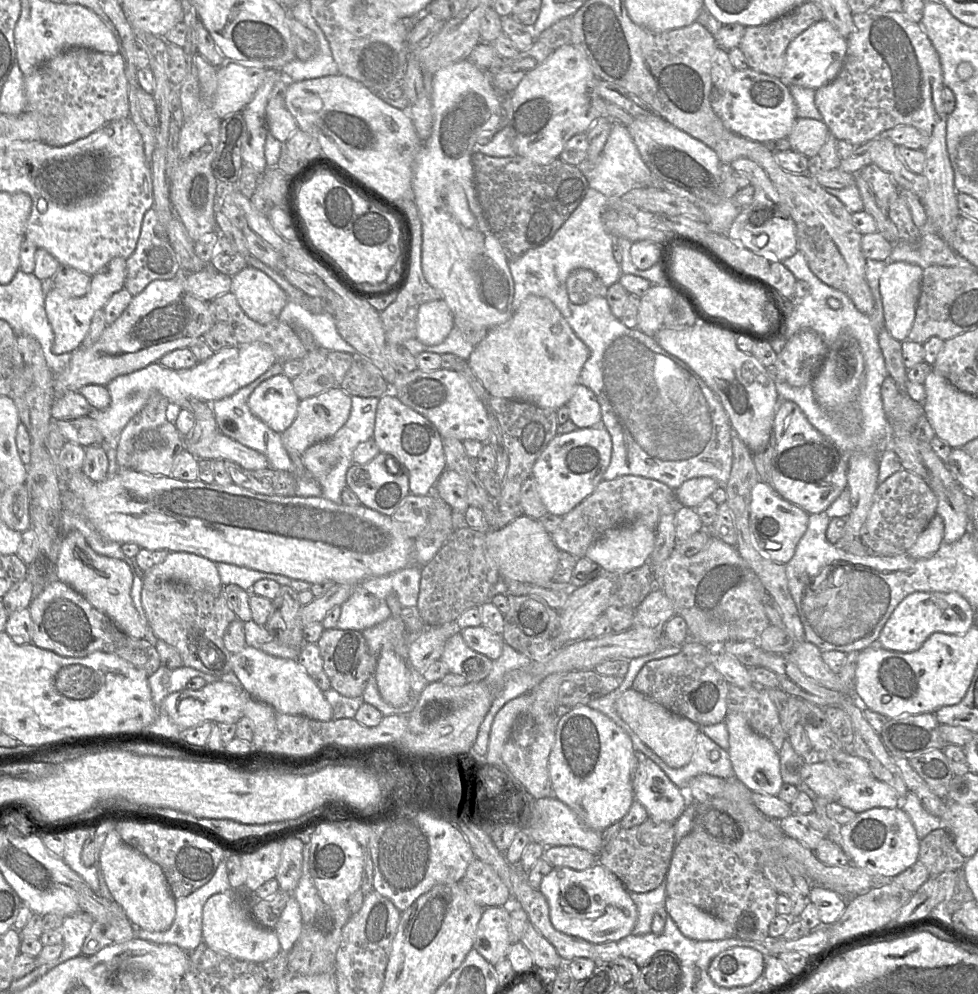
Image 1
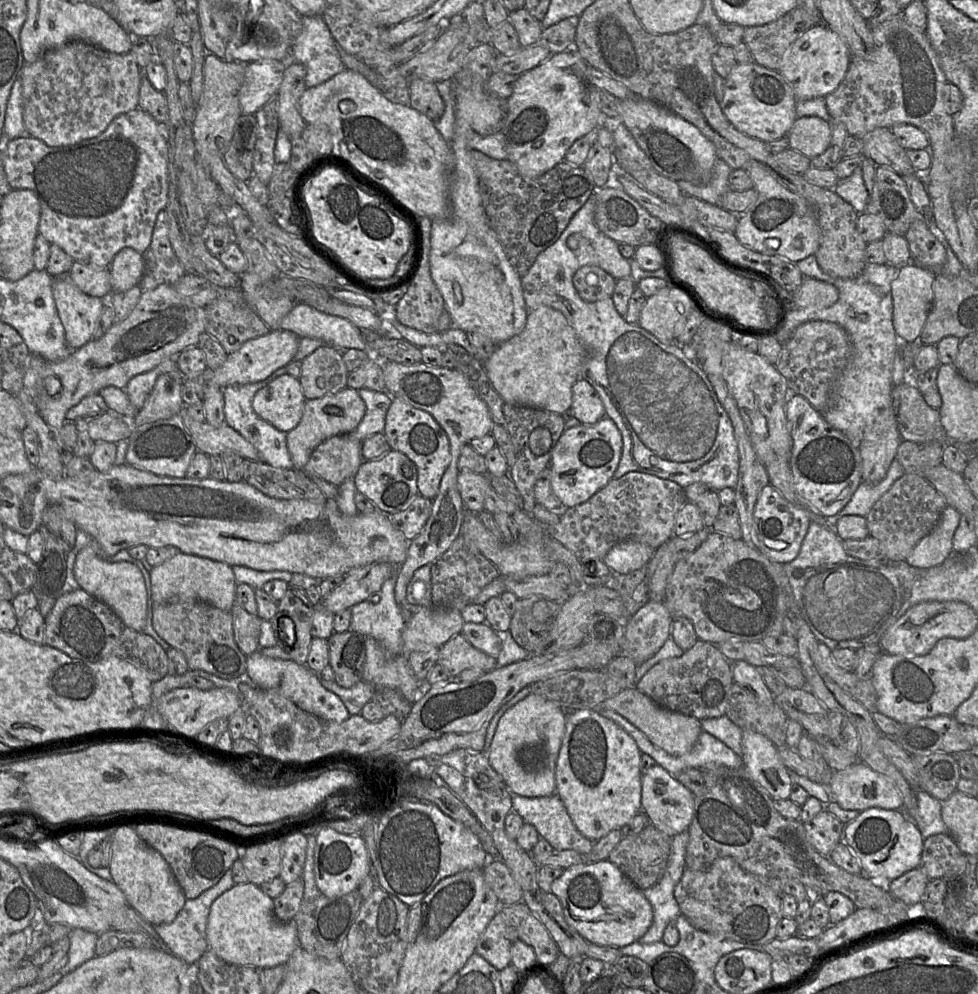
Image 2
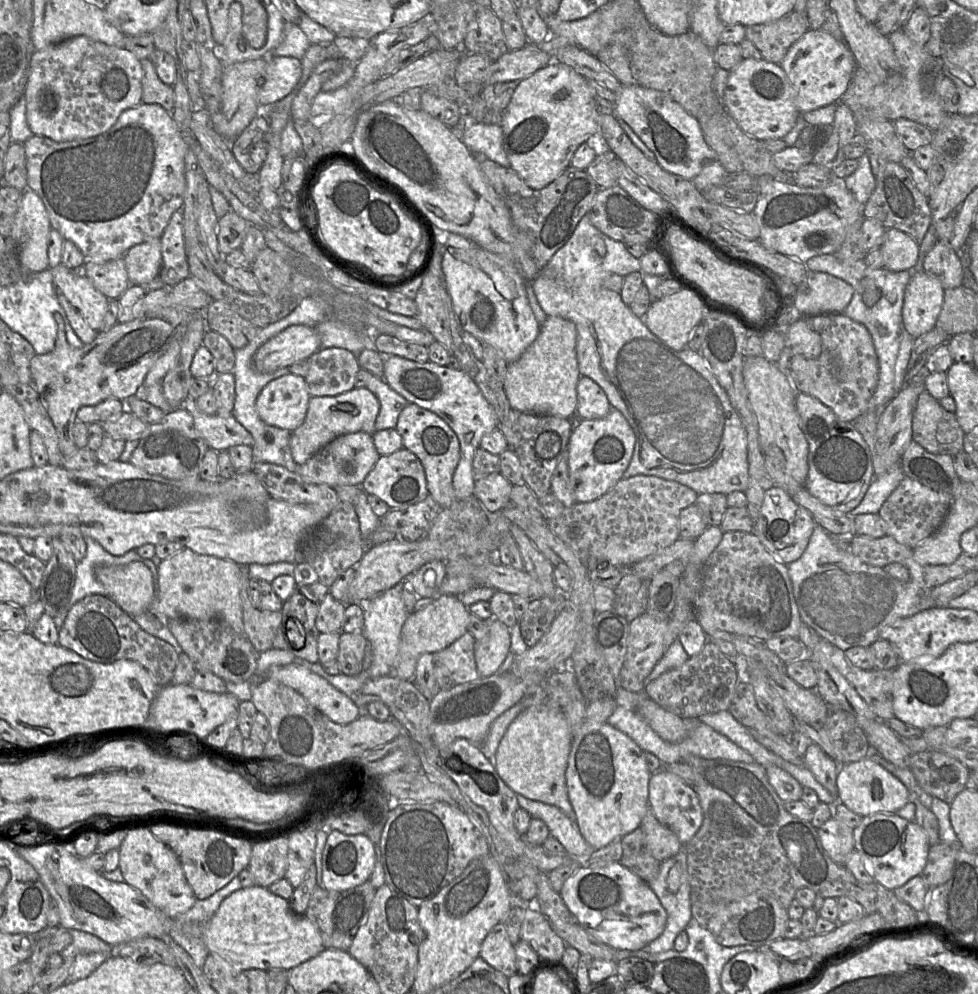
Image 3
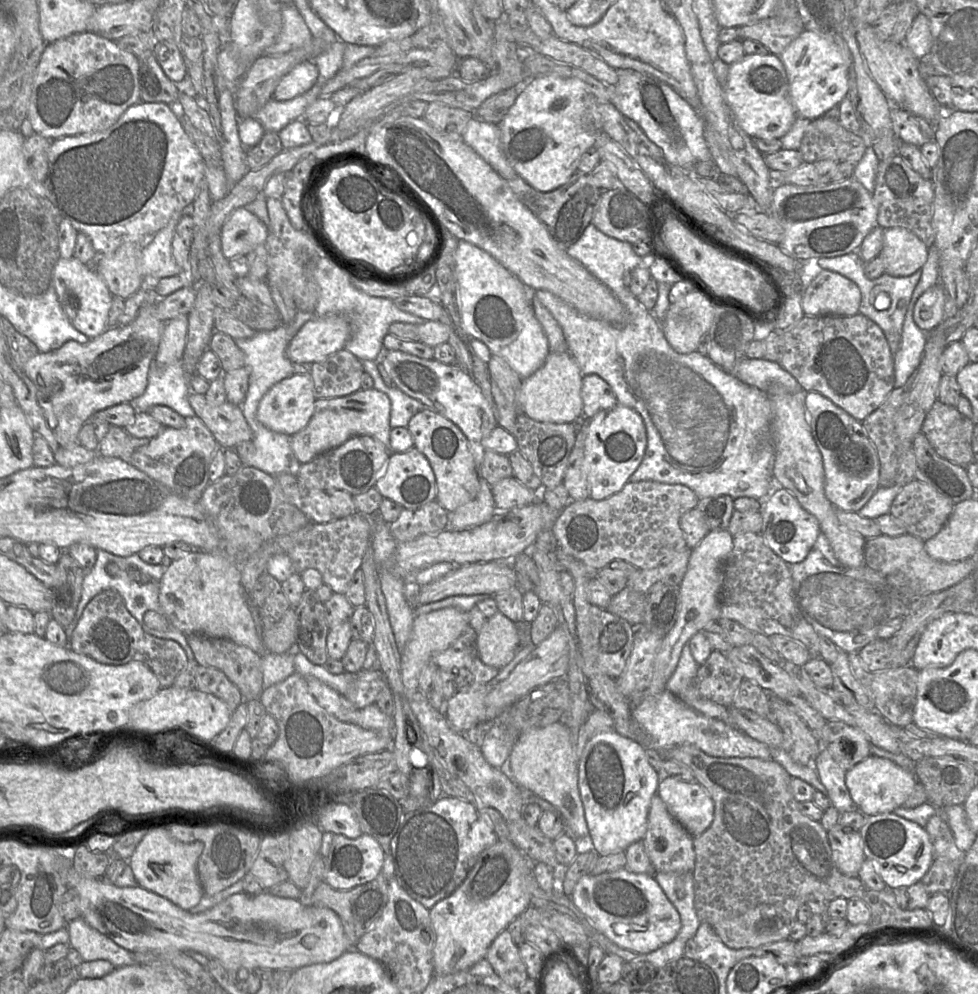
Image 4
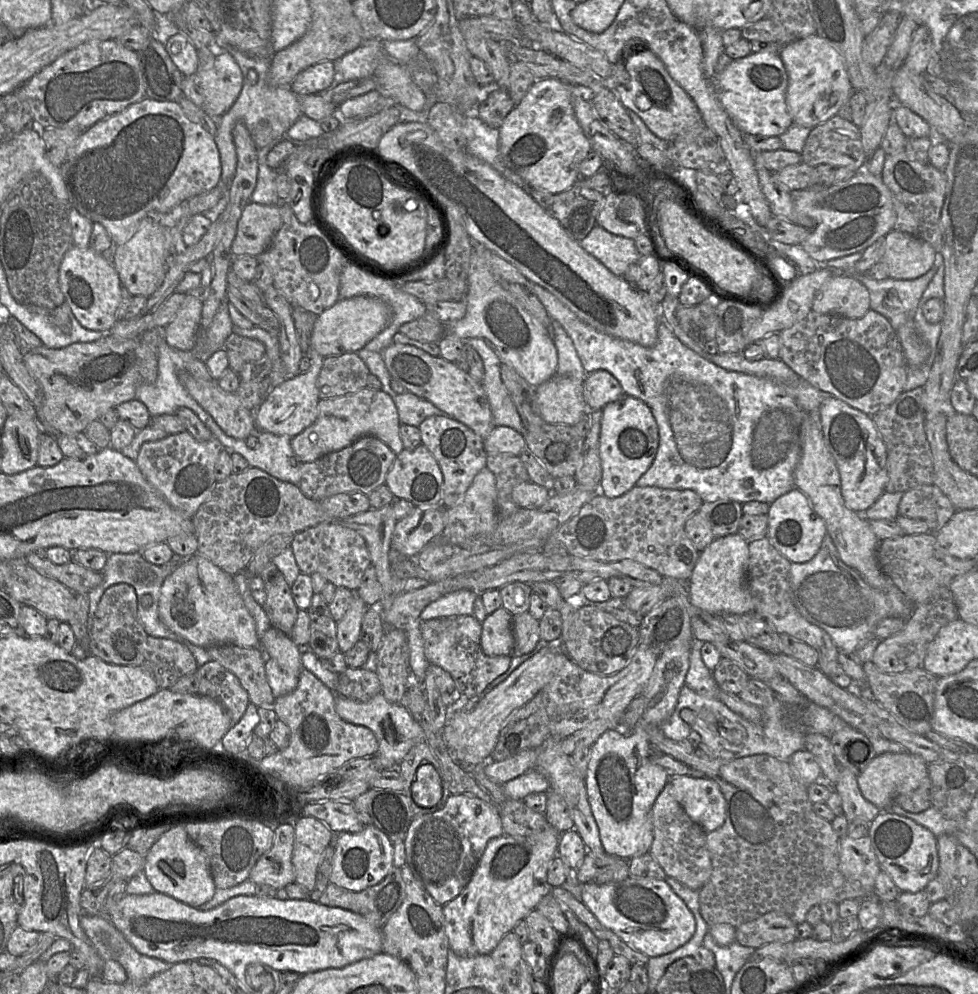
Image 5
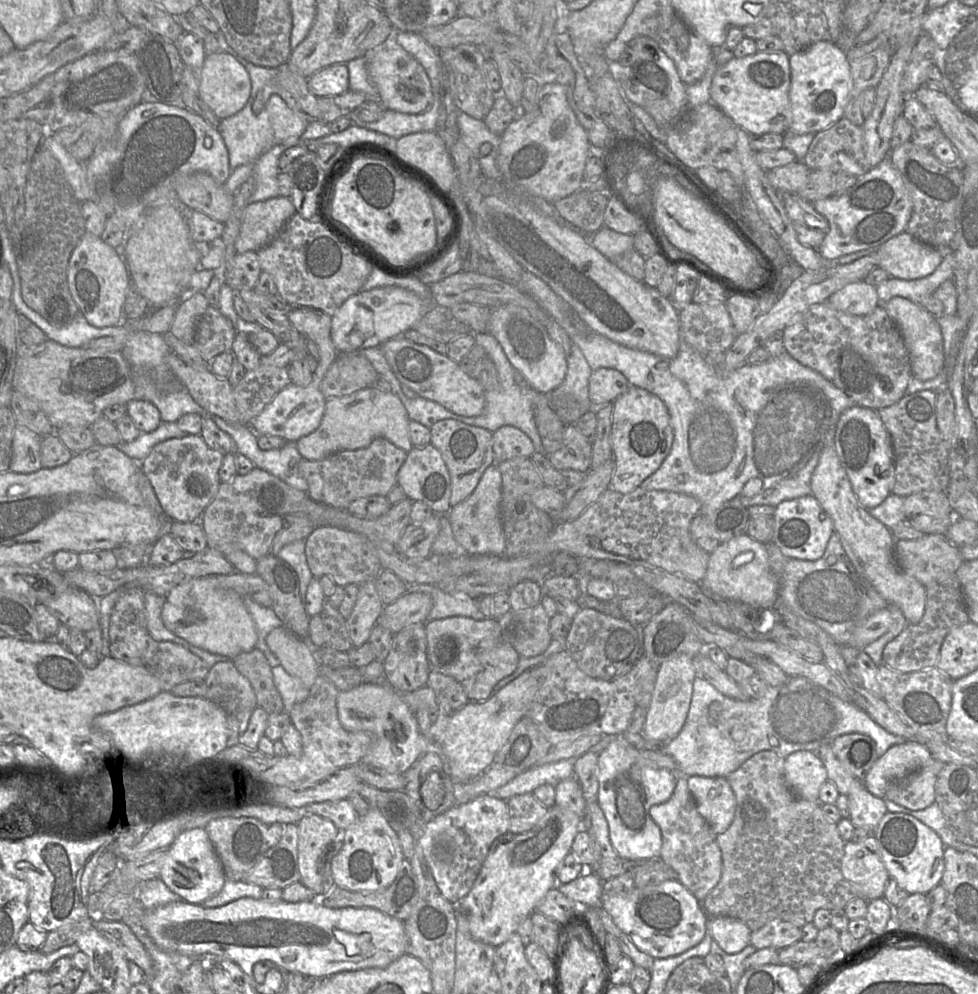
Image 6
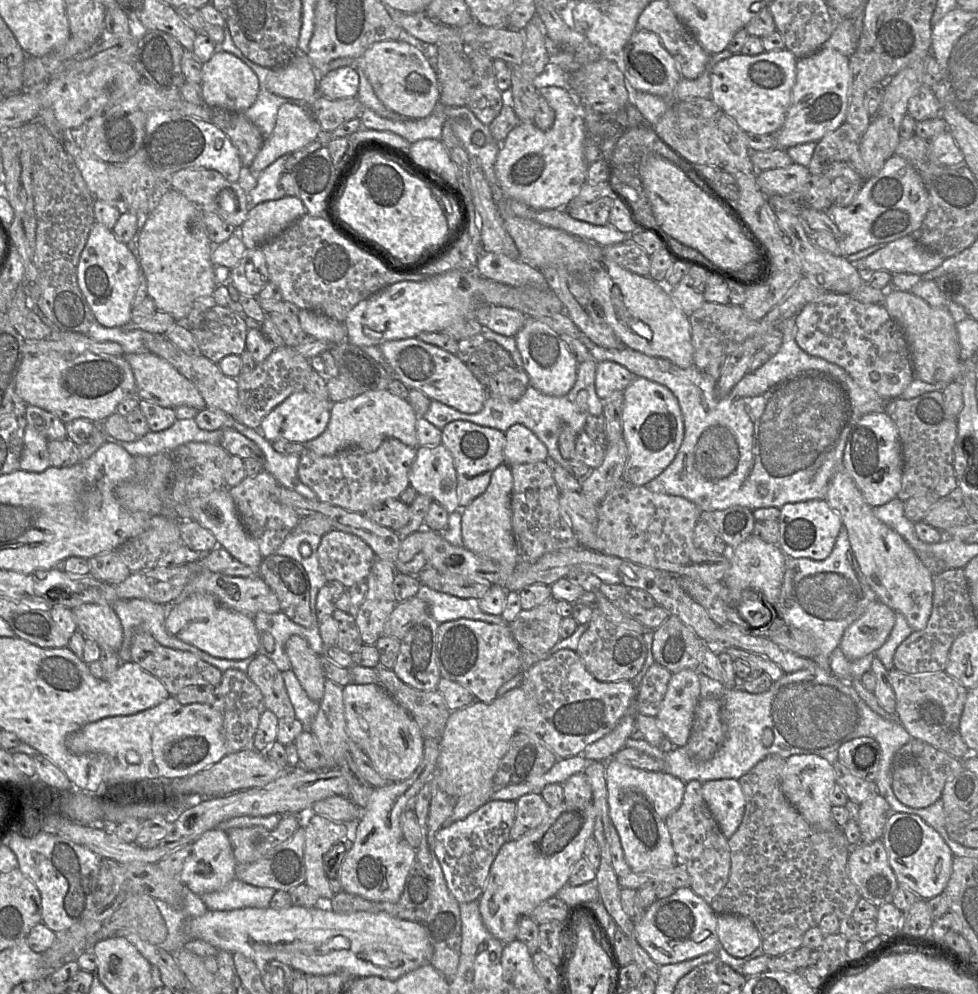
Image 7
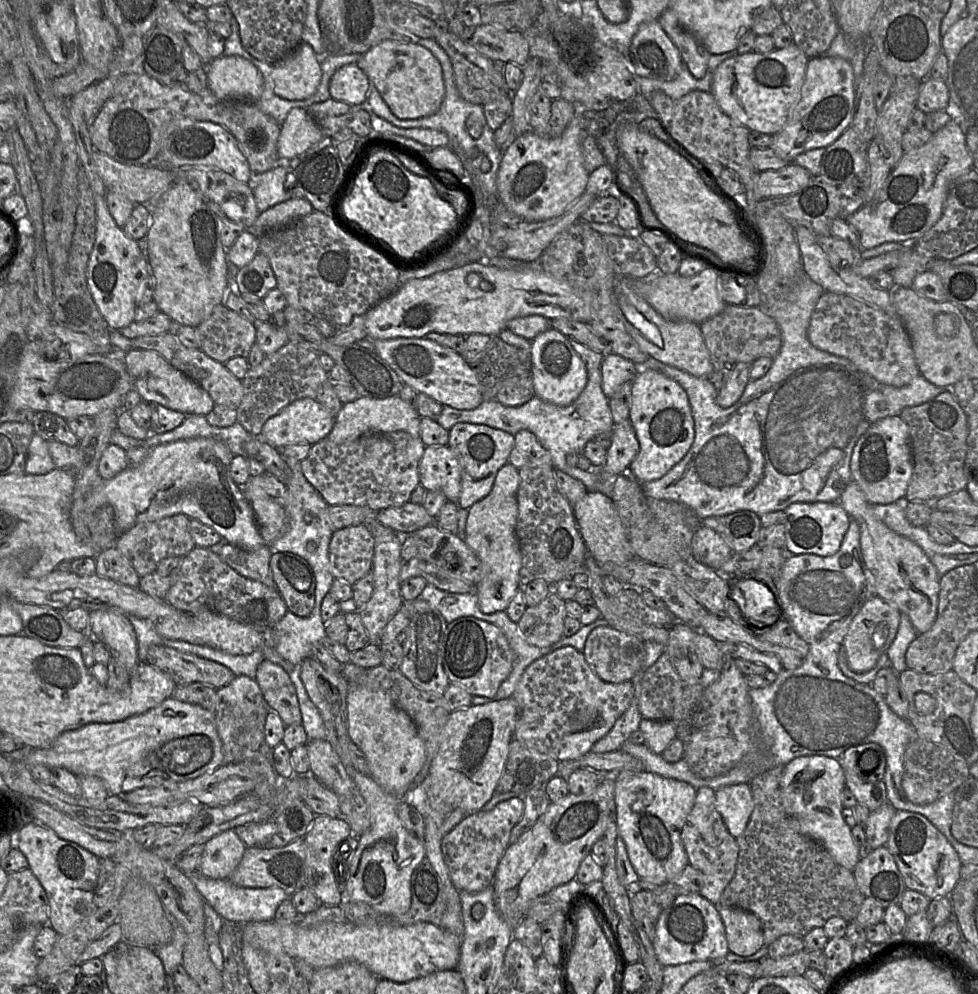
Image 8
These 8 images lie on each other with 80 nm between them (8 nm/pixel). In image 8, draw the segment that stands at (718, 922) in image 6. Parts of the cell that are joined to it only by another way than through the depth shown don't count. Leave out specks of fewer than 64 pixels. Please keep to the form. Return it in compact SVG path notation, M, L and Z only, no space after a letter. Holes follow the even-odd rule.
M717 906L725 927L729 951L739 956L750 956L759 951L765 943L759 918L736 907Z

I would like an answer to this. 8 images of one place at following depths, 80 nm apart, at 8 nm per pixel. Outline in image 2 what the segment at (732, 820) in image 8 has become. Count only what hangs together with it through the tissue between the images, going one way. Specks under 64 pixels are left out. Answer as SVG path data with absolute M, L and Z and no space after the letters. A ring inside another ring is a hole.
M658 764L642 773L641 784L641 806L650 823L670 837L689 829L695 803L695 796L689 789Z

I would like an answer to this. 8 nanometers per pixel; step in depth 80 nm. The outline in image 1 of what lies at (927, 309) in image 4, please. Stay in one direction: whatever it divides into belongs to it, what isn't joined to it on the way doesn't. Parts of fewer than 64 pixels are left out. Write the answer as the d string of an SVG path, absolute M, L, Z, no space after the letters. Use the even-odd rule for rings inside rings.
M890 261L884 268L879 280L879 292L882 299L884 328L898 341L907 340L912 328L918 299L921 292L923 268L904 261Z

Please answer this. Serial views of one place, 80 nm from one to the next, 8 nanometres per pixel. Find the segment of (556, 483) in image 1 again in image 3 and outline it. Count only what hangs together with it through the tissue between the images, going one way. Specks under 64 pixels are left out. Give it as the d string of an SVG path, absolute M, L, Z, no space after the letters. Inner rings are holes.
M616 410L603 418L582 420L571 432L567 447L570 490L577 503L592 502L605 494L627 469L636 435L624 415Z

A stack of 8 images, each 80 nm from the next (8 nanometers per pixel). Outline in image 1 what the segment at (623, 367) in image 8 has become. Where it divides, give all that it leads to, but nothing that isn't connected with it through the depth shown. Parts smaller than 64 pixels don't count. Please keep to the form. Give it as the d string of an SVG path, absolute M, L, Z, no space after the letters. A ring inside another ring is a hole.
M578 383L565 405L569 410L569 420L577 428L591 428L601 425L601 409L595 394L585 385Z

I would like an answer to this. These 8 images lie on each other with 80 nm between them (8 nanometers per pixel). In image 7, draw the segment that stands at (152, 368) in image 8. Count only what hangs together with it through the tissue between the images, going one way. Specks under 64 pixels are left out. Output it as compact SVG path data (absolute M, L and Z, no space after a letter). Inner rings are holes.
M148 351L127 354L124 357L132 369L136 385L136 395L140 400L172 409L179 406L189 406L201 411L207 408L203 397L195 385L181 375L166 360Z

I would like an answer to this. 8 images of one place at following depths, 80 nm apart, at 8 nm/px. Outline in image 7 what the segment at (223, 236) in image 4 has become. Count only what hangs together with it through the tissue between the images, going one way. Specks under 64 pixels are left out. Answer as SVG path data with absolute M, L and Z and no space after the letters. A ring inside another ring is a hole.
M283 197L260 203L250 208L246 220L240 227L240 238L248 250L260 248L263 243L281 234L304 215L306 215L306 209L298 197Z

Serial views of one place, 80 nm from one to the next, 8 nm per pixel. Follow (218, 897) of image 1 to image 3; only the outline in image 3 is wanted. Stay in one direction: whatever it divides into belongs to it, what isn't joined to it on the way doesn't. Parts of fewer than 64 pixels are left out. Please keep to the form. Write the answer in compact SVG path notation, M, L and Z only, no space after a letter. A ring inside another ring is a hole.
M254 885L226 897L210 920L201 926L209 953L217 954L234 968L291 970L326 948L318 927L304 914L295 914L289 900Z

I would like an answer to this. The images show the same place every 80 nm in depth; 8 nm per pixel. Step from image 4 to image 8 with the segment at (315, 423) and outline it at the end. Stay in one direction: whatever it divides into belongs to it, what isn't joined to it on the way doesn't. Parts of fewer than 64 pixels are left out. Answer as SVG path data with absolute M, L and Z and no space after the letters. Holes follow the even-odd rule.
M360 396L353 402L343 404L334 418L334 425L326 437L328 440L343 444L353 441L368 433L388 433L404 431L411 436L420 437L420 416L414 407L399 396L384 399L372 399Z

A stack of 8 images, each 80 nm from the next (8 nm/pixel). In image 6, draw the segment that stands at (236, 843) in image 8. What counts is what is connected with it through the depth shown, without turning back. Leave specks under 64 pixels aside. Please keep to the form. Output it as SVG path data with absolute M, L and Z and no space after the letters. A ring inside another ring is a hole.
M205 828L188 829L179 834L166 850L159 879L183 901L191 904L201 904L221 891L227 878Z

